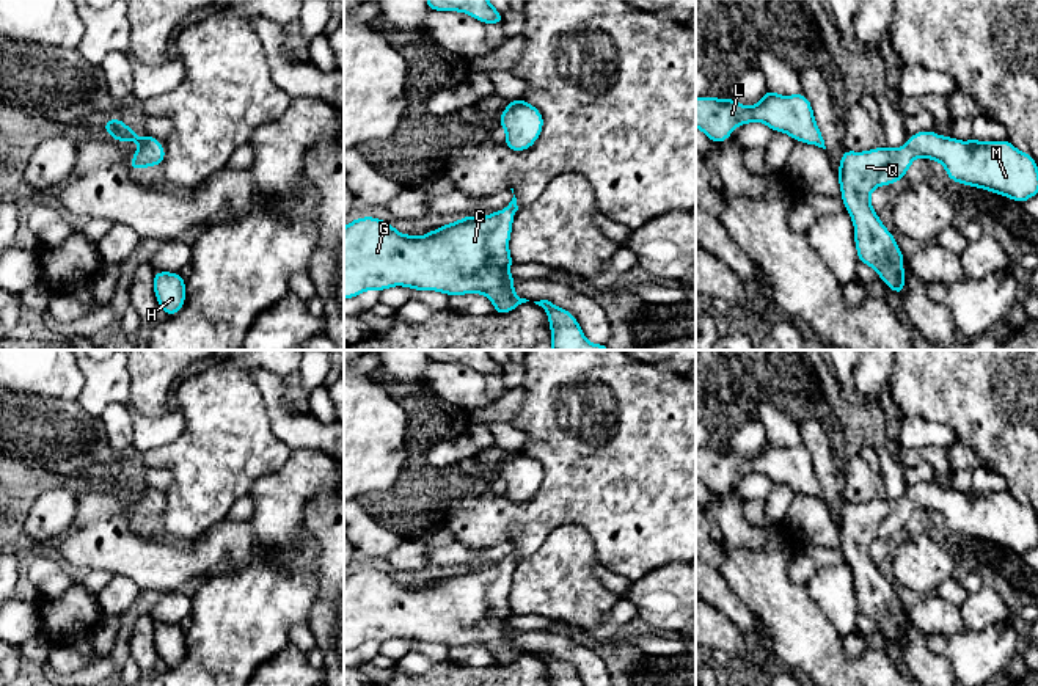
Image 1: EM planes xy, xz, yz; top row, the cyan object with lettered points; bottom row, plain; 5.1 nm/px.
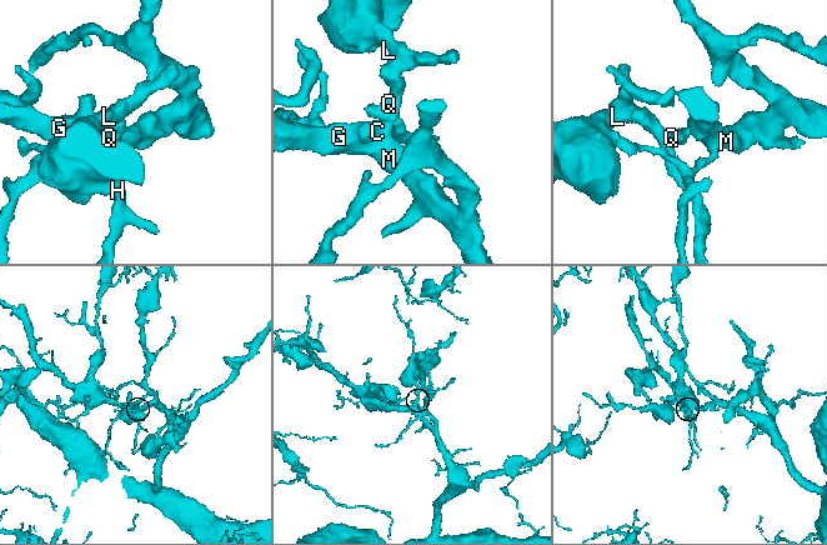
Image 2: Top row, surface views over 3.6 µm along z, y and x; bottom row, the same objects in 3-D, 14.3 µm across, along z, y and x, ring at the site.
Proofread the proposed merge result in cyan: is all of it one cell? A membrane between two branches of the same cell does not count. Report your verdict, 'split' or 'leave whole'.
leave whole

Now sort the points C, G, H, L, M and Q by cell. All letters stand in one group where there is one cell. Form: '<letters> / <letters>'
C G H L M Q

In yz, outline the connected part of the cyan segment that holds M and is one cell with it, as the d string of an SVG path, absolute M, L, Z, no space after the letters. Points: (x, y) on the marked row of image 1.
M922 130L908 137L908 143L898 149L884 146L853 152L845 148L835 171L842 201L854 224L857 259L873 267L898 295L905 290L905 256L873 210L870 193L903 179L917 155L941 162L953 182L999 193L1021 204L1038 195L1035 159L1008 140L959 141Z

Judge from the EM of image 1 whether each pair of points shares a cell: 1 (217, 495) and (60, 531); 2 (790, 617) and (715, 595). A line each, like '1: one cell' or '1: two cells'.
1: two cells
2: two cells

